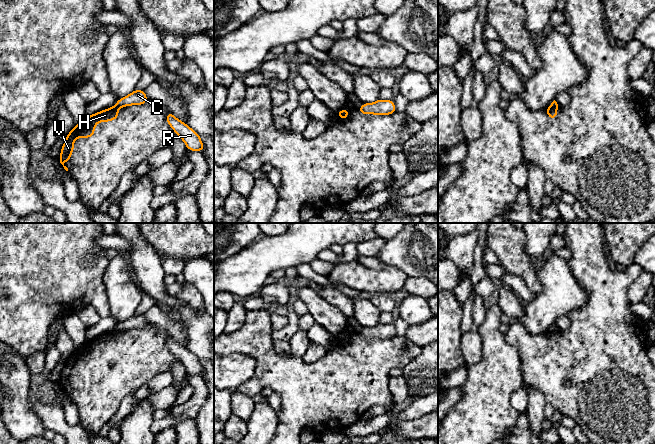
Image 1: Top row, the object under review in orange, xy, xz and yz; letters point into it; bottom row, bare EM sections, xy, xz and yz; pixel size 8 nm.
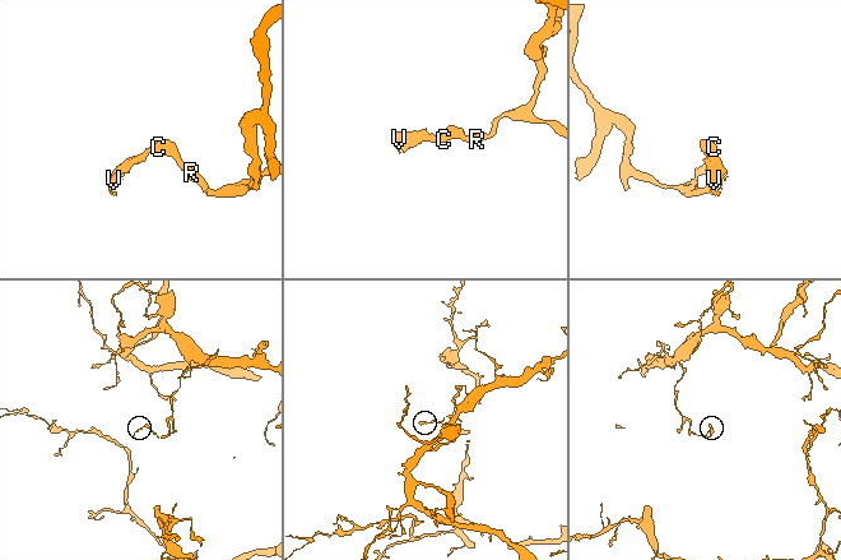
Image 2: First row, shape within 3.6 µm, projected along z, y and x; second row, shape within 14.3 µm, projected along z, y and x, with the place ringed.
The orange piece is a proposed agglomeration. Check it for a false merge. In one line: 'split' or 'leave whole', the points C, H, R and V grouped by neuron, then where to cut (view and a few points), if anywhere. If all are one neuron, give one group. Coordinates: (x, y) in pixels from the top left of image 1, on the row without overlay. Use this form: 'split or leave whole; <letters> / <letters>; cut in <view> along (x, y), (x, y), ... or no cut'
split; C R / H V; cut in xy along (115, 329), (119, 331)

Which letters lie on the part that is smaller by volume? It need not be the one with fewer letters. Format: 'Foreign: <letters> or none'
Foreign: H, V

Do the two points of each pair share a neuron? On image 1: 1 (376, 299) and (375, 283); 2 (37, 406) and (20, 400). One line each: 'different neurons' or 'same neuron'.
1: different neurons
2: different neurons

